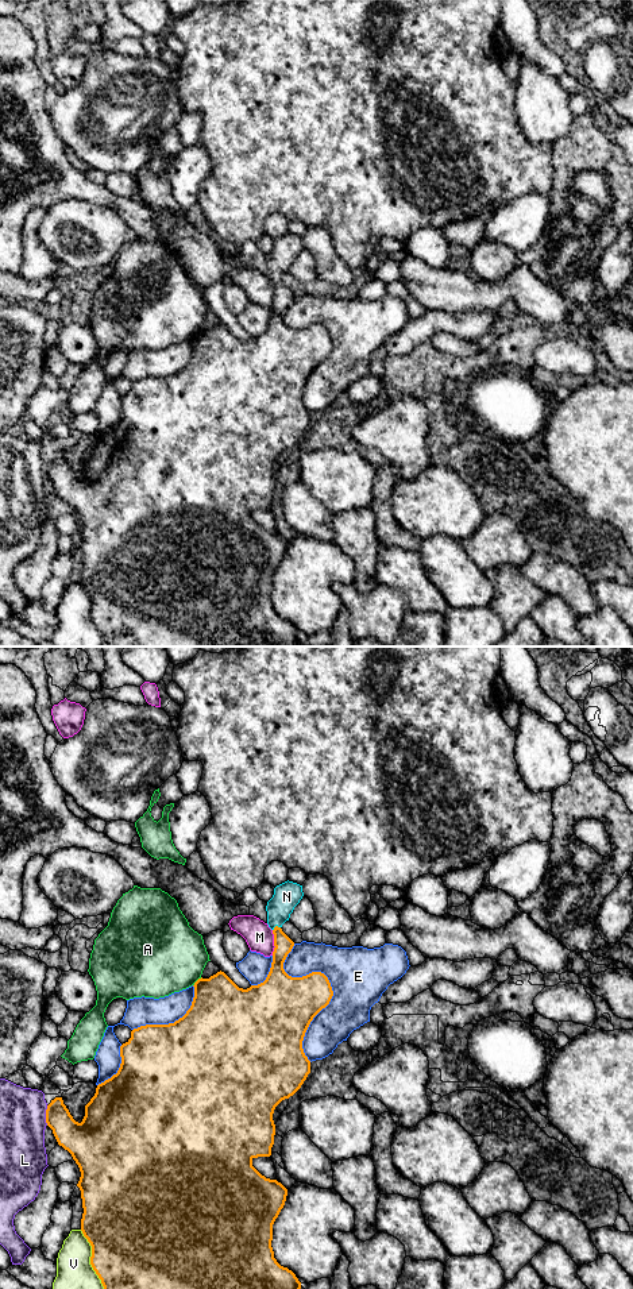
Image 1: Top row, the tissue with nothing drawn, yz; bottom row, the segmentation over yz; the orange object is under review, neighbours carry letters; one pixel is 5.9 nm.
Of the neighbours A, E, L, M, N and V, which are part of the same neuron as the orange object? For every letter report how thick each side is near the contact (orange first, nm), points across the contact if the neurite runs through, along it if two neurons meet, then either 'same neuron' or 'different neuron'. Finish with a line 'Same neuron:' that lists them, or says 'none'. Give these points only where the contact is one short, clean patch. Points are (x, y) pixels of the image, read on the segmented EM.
A: 380/460 nm | different neuron
E: 320/340 nm | different neuron
L: 200/280 nm | different neuron
M: 170/170 nm | different neuron
N: 110/160 nm | across yz (284, 945), (276, 926), (278, 909), (286, 896) | same neuron
V: 480/200 nm | different neuron
Same neuron: N

